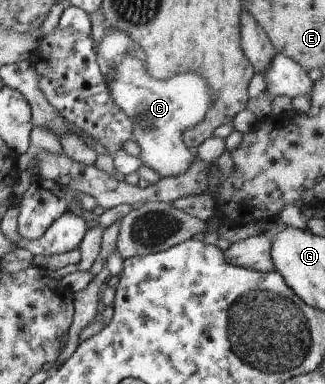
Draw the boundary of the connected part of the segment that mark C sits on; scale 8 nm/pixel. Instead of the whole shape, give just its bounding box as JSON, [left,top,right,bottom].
[96,22,211,177]

